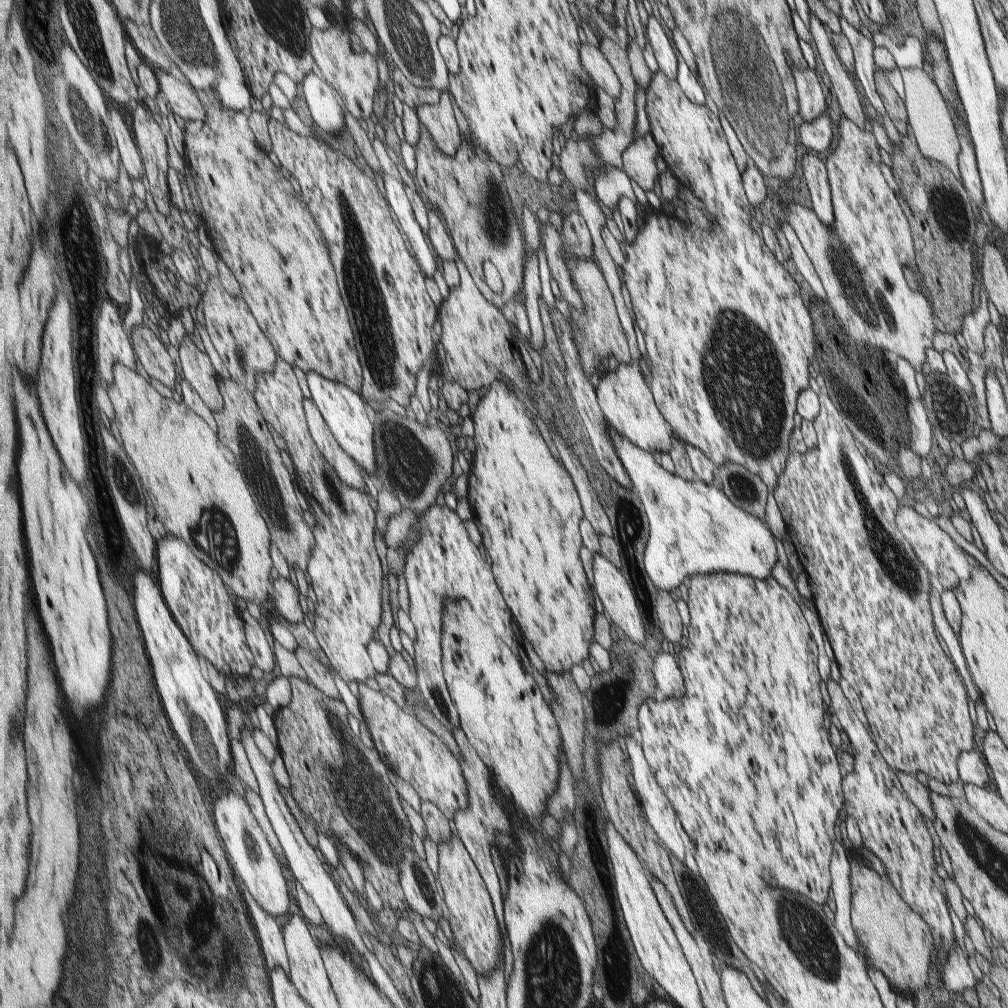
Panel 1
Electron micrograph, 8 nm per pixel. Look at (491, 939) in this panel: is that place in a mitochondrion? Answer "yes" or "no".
no

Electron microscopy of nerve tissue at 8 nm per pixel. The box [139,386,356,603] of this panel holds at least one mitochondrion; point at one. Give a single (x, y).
(248, 444)

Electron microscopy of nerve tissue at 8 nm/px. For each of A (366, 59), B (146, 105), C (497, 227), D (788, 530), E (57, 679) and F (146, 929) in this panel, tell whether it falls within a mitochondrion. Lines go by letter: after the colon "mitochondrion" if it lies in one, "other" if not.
A: other
B: other
C: mitochondrion
D: other
E: other
F: other

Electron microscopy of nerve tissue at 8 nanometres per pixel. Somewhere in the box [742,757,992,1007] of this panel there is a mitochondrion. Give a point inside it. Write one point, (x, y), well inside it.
(813, 942)

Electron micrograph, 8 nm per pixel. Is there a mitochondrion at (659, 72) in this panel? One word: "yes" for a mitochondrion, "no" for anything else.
no

